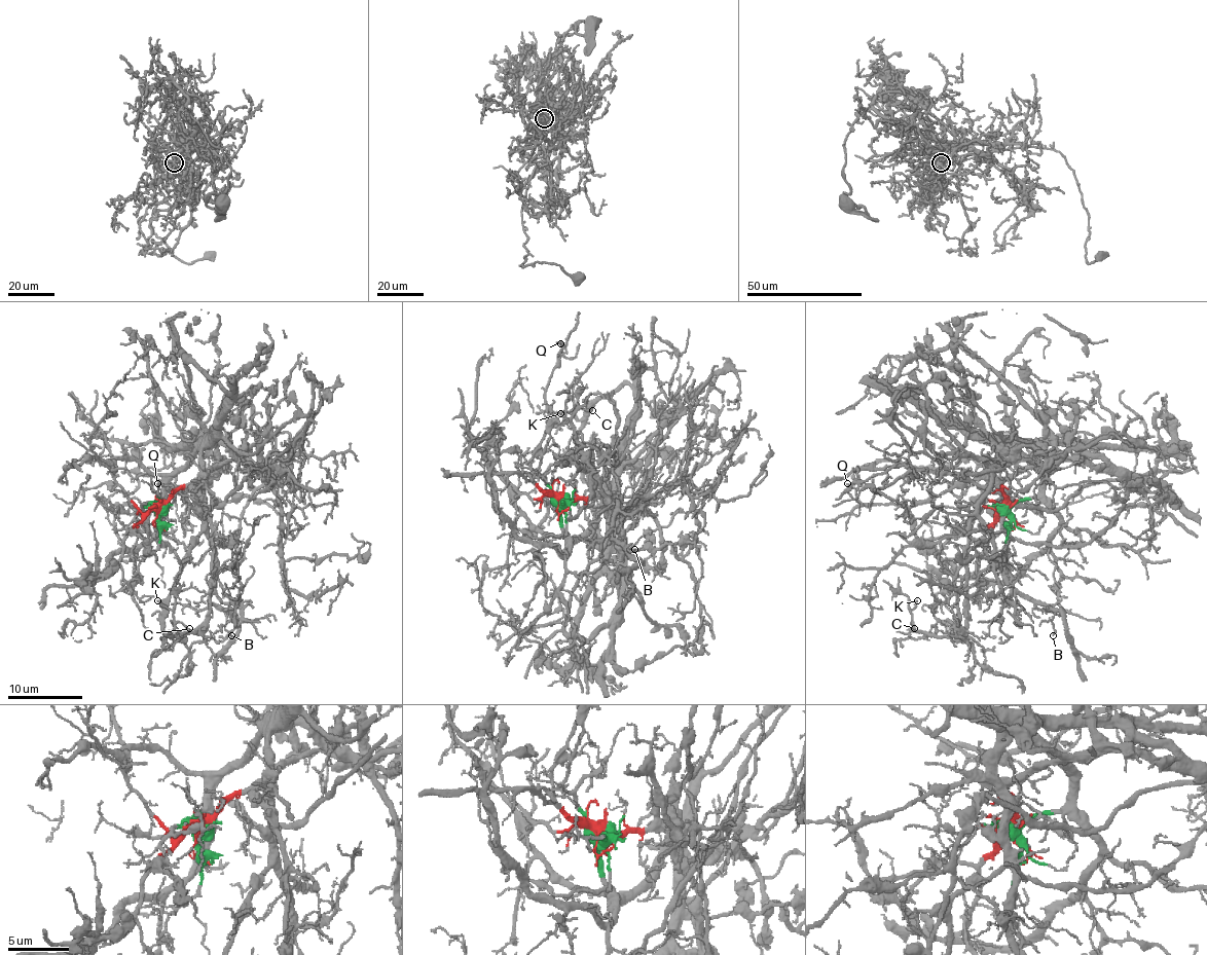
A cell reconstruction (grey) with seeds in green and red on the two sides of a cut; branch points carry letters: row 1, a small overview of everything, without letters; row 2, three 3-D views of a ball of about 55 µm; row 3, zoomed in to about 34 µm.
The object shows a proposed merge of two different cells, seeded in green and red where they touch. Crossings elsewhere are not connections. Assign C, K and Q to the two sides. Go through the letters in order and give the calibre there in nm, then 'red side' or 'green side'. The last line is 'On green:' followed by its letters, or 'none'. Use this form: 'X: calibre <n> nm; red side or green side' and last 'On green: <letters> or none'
C: calibre 140 nm; red side
K: calibre 90 nm; red side
Q: calibre 110 nm; red side
On green: none

